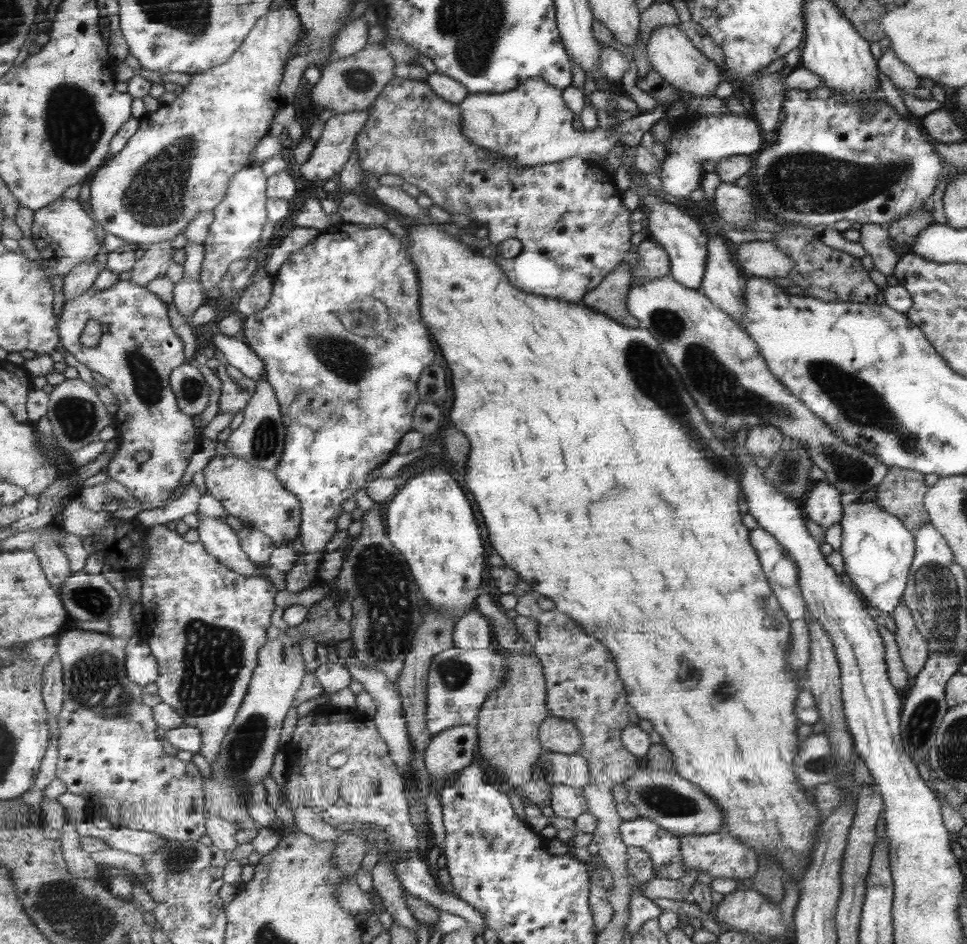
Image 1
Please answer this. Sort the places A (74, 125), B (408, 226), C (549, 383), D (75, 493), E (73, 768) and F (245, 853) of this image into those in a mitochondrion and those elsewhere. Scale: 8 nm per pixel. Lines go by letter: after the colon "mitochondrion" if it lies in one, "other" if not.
A: mitochondrion
B: other
C: other
D: other
E: other
F: other

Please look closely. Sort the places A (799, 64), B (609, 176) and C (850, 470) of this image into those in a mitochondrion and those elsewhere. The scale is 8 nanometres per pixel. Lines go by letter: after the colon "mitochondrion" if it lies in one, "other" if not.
A: other
B: other
C: mitochondrion

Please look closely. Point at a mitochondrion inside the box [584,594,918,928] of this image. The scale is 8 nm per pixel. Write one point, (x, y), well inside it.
(663, 800)

